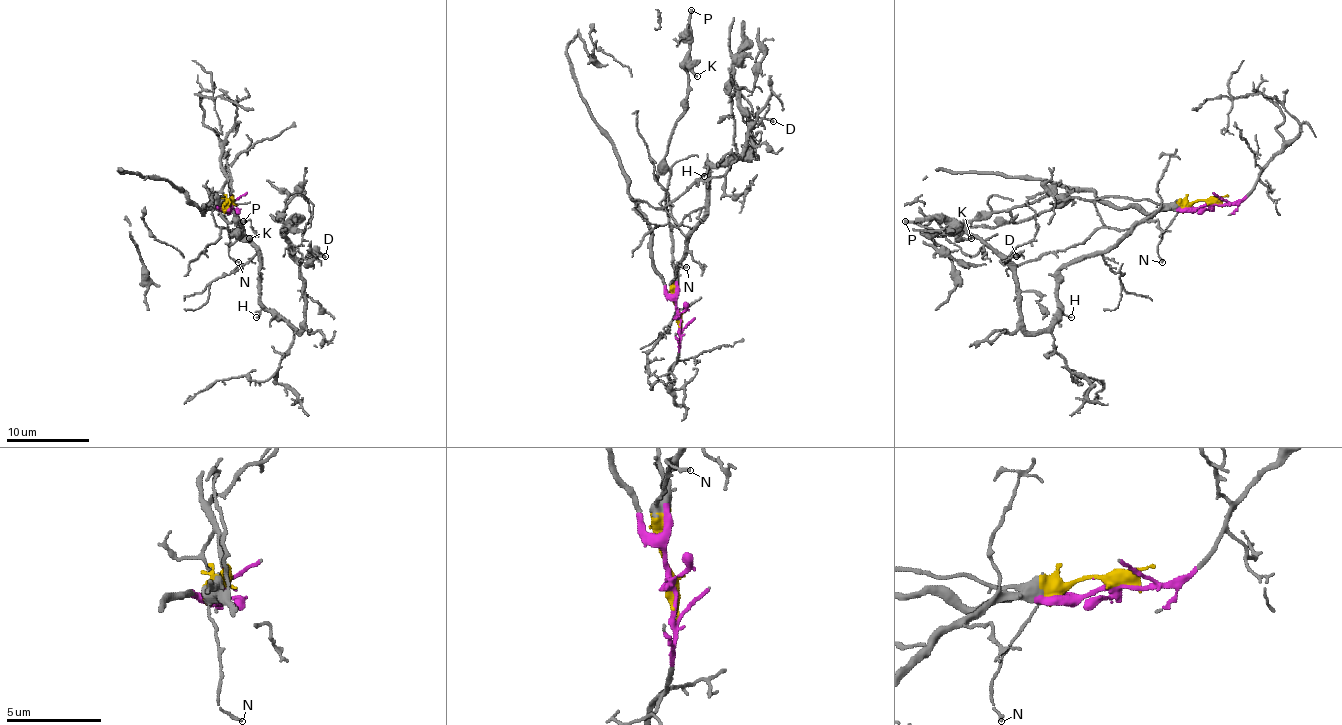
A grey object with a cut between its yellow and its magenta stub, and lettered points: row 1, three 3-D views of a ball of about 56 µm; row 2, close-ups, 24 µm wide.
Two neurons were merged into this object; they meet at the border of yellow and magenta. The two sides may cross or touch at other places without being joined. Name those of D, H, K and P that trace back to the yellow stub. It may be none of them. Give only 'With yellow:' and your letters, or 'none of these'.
With yellow: K, P

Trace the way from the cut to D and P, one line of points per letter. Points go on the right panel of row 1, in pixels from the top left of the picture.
D: (1212, 204), (1160, 208), (1113, 245), (1070, 260), (1059, 270), (1059, 313), (1037, 332), (1022, 322), (1016, 256)
P: (1212, 204), (1070, 198), (995, 227), (958, 227), (946, 233), (929, 233), (905, 220)

